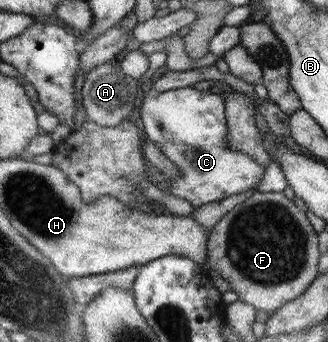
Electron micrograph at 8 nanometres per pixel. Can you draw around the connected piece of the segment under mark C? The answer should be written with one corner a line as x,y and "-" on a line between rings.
187,86
180,89
172,89
157,92
152,88
145,93
141,106
142,130
147,138
170,160
181,173
181,177
175,177
170,194
178,195
186,201
190,201
193,207
199,207
210,201
220,201
230,195
238,195
250,189
258,189
265,174
265,167
258,165
254,159
241,151
229,149
225,142
226,116
225,102
218,94
210,89
196,90

